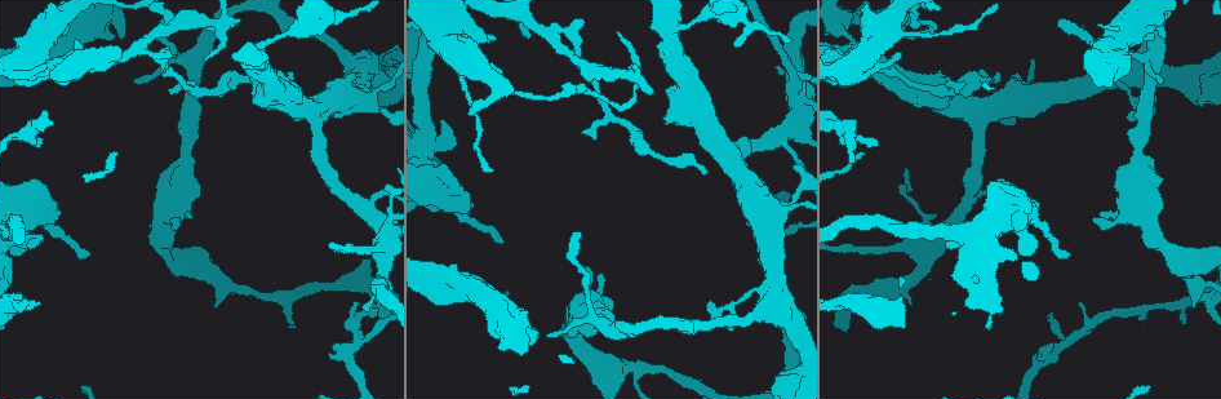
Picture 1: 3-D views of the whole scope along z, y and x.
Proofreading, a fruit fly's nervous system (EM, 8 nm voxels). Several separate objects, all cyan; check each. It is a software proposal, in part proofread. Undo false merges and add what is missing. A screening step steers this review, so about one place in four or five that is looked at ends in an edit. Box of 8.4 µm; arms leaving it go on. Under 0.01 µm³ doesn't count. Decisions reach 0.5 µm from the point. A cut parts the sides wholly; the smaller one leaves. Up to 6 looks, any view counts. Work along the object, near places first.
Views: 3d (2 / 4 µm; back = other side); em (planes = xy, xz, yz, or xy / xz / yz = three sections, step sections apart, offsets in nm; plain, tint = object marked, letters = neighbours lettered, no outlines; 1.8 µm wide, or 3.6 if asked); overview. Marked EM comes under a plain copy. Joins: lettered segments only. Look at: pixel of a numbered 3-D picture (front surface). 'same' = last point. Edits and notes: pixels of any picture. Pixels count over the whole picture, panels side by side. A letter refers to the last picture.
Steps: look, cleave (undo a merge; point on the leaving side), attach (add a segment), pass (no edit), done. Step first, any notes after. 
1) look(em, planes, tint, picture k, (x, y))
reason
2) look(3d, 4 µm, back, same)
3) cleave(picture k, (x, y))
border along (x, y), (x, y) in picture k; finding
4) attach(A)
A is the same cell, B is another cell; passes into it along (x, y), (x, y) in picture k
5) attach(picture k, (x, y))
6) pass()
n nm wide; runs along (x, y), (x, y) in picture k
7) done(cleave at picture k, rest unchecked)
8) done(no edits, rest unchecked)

look(em, planes, letters, picture 1, (218, 24))
sharp bend

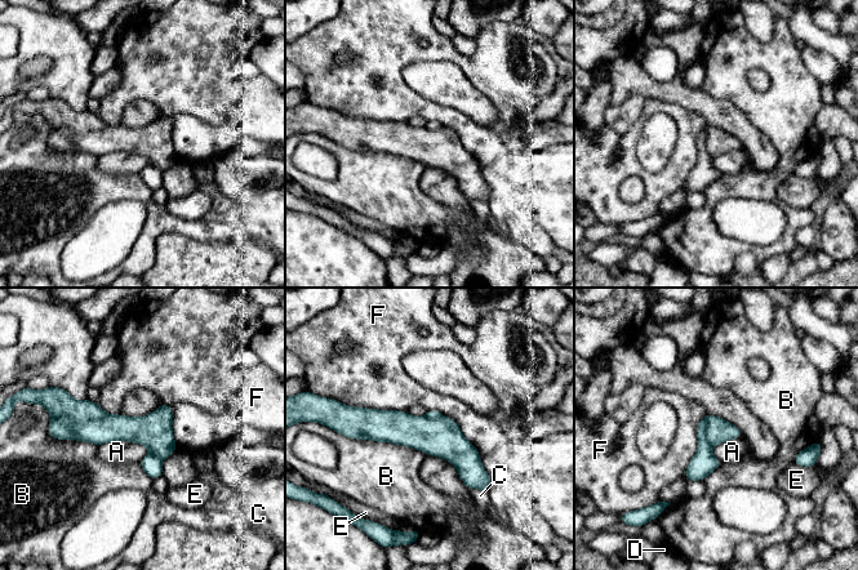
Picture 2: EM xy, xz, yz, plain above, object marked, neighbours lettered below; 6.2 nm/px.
cleave(picture 2, (718, 431))
190 nm wide; A, B, C, D, E and F are other cells; the part that leaves runs along (352, 426), (440, 437), (487, 484) in picture 2; a second neuron is stuck on

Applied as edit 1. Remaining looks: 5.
look(overview)

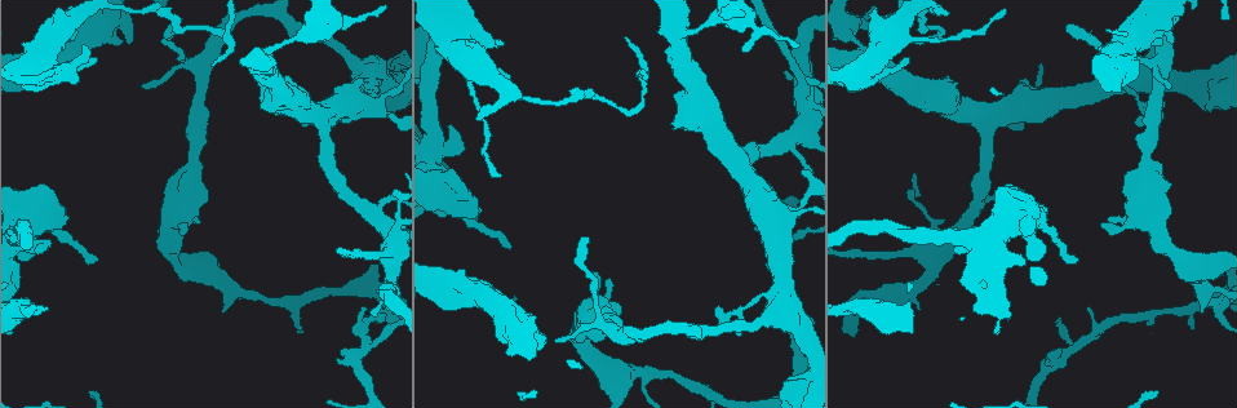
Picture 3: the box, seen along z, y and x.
look(3d, 4 µm, picture 3, (783, 211))
calibre changes

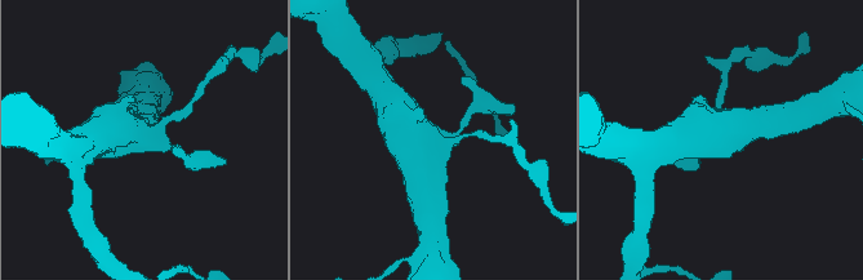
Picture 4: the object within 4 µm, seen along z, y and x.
look(em, 3.6 µm, xy, step 8, tint, picture 4, (146, 134))

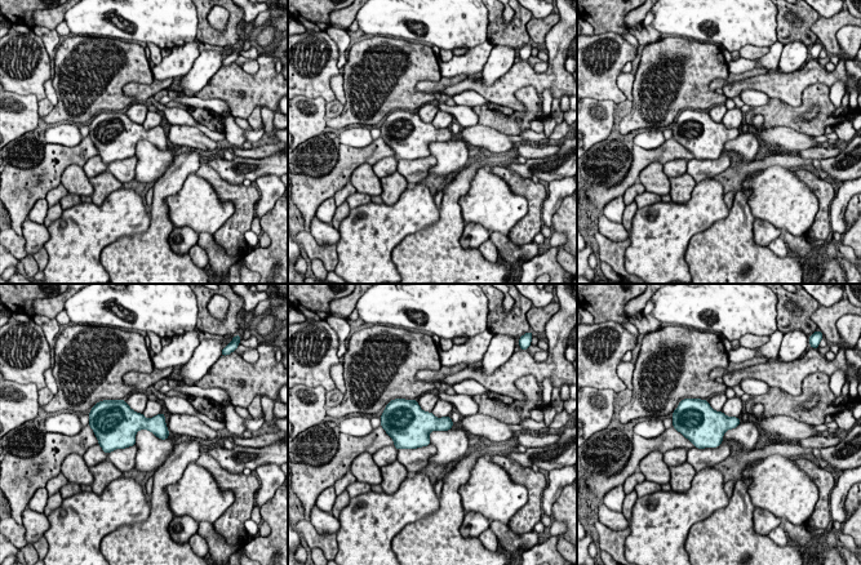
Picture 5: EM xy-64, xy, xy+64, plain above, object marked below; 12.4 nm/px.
look(em, 3.6 µm, planes, letters, same)
cut it another way

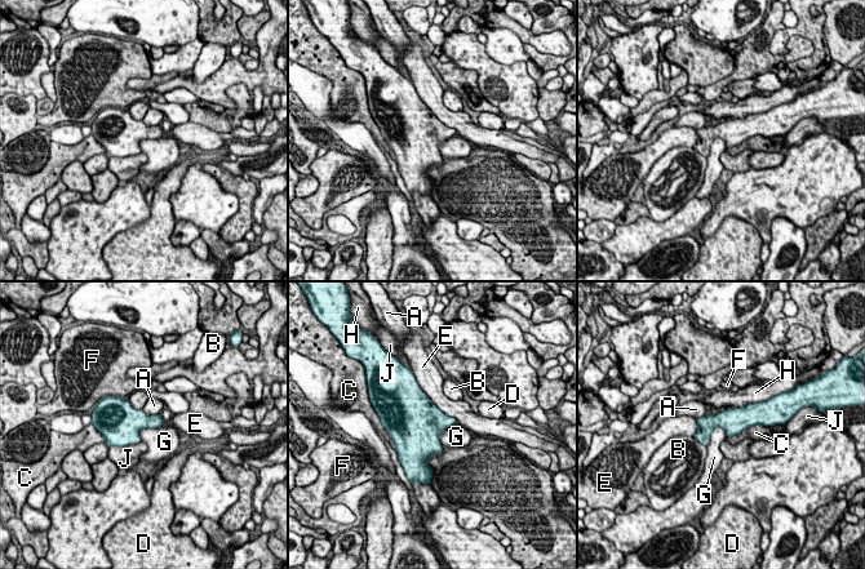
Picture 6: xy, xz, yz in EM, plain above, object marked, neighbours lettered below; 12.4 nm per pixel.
pass()
340 nm wide; A, B, C, D, E, F, G, H and J are other cells; border along (722, 427), (714, 429), (706, 447) in picture 6; one neuron here

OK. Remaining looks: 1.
look(em, 3.6 µm, planes, letters, picture 3, (871, 67))
sharp bend

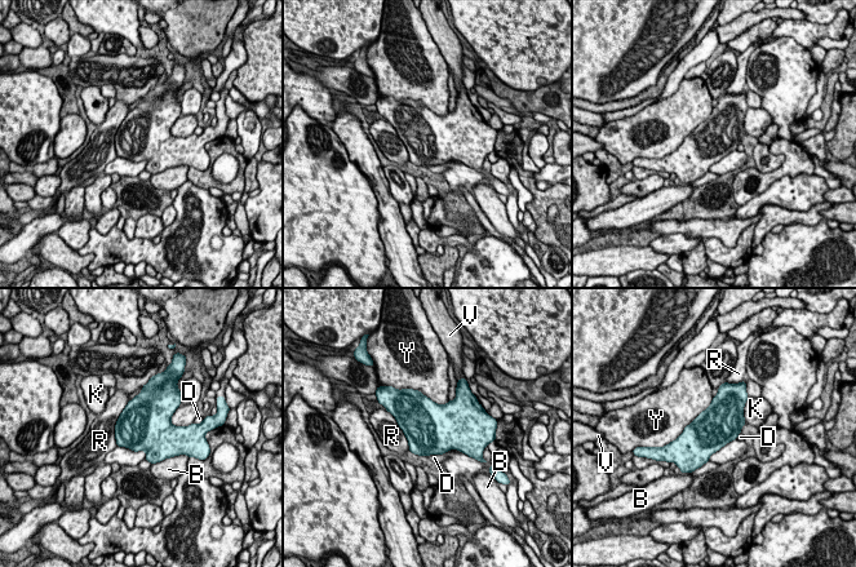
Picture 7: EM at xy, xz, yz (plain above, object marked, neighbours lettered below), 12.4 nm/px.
pass()
B, D, K, R, V and Y are other cells; border along (442, 453), (426, 456) in picture 7; all the same neuron

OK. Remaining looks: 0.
done(cleave at picture 2, rest unchecked)

